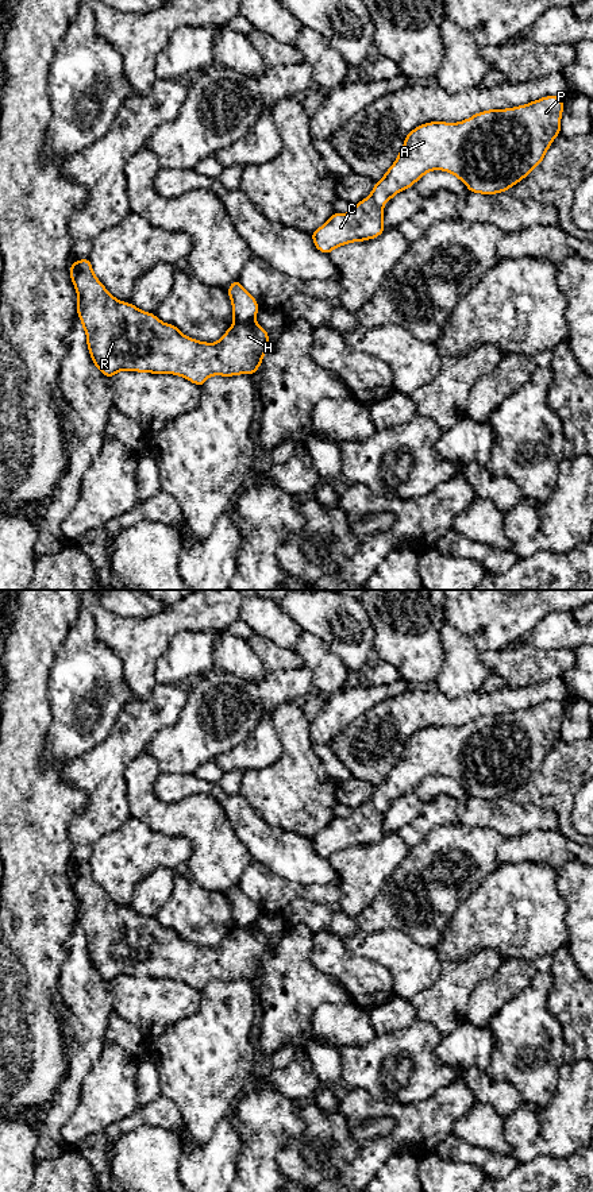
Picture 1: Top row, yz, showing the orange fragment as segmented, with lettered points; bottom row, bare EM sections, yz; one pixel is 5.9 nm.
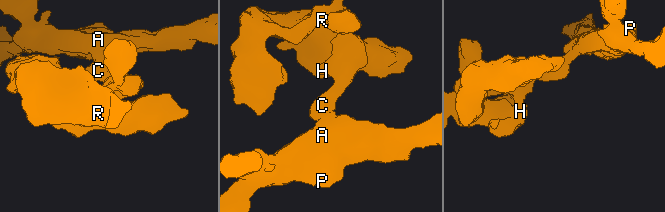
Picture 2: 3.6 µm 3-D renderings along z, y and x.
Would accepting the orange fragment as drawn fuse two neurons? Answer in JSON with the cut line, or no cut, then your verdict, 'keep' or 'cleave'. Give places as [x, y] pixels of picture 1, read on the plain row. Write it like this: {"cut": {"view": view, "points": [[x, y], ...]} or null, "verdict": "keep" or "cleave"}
{"cut": {"view": "yz", "points": [[254, 924], [234, 926]]}, "verdict": "cleave"}

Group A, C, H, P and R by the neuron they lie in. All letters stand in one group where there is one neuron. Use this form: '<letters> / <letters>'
A C P / H R

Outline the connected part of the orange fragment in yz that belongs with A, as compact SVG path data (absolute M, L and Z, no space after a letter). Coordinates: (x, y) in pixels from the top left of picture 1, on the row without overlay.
M546 701L515 713L482 715L458 728L430 726L413 733L405 740L394 768L374 787L371 798L355 807L351 817L334 817L311 838L315 852L330 859L340 850L378 842L385 836L384 810L432 775L454 779L473 798L490 801L507 796L542 768L552 745L561 738L562 718L563 703Z

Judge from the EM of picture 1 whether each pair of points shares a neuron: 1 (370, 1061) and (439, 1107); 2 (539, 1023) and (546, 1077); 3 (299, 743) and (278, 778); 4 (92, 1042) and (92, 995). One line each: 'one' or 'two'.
1: two
2: one
3: one
4: one

